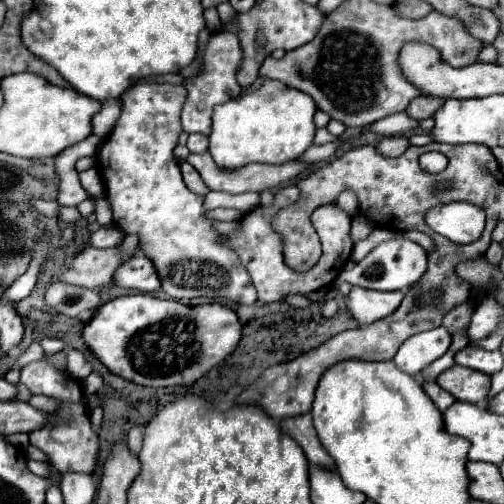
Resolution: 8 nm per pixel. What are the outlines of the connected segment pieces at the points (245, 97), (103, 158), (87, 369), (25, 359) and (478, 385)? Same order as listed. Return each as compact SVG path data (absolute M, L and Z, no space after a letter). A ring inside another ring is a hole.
M257 78L249 88L242 89L239 98L215 106L209 154L219 168L227 170L235 170L251 162L295 160L313 144L315 110L315 102L309 94L269 78Z
M135 84L121 96L121 116L107 136L105 144L97 154L97 168L101 170L107 184L107 198L113 208L113 222L125 234L139 236L139 252L143 252L153 264L161 280L161 290L175 298L229 298L241 304L257 302L257 290L247 274L245 266L239 262L239 256L225 244L223 234L219 234L213 226L213 218L205 216L203 196L187 190L179 162L173 156L173 148L177 146L177 138L181 134L179 114L185 104L187 90L181 84Z
M65 348L63 352L67 356L67 370L71 374L77 374L79 380L83 380L83 378L87 378L91 374L91 370L93 370L91 362L87 360L87 356L83 352L79 352L75 348Z
M33 342L30 347L23 352L11 369L22 369L32 361L39 360L44 356L44 352L39 342Z
M455 364L437 376L437 384L443 390L447 390L455 400L479 404L485 400L485 396L489 392L491 378L483 372Z

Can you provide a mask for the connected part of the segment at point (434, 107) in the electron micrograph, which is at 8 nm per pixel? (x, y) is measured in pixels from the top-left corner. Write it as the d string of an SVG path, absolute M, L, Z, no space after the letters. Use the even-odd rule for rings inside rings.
M419 96L419 98L415 98L415 100L409 104L409 108L407 108L405 112L407 112L411 118L415 118L415 120L423 120L423 118L433 116L443 102L445 102L445 100L435 98L435 96Z

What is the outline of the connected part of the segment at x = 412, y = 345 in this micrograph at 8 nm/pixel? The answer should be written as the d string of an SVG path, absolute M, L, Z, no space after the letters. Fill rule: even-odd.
M439 326L407 338L407 342L395 354L393 362L399 370L417 376L423 368L441 358L449 350L449 346L451 334L443 326Z

